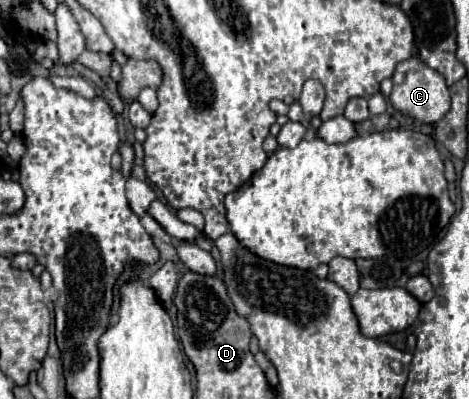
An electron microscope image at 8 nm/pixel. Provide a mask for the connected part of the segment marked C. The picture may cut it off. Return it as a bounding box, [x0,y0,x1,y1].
[390,57,450,123]

